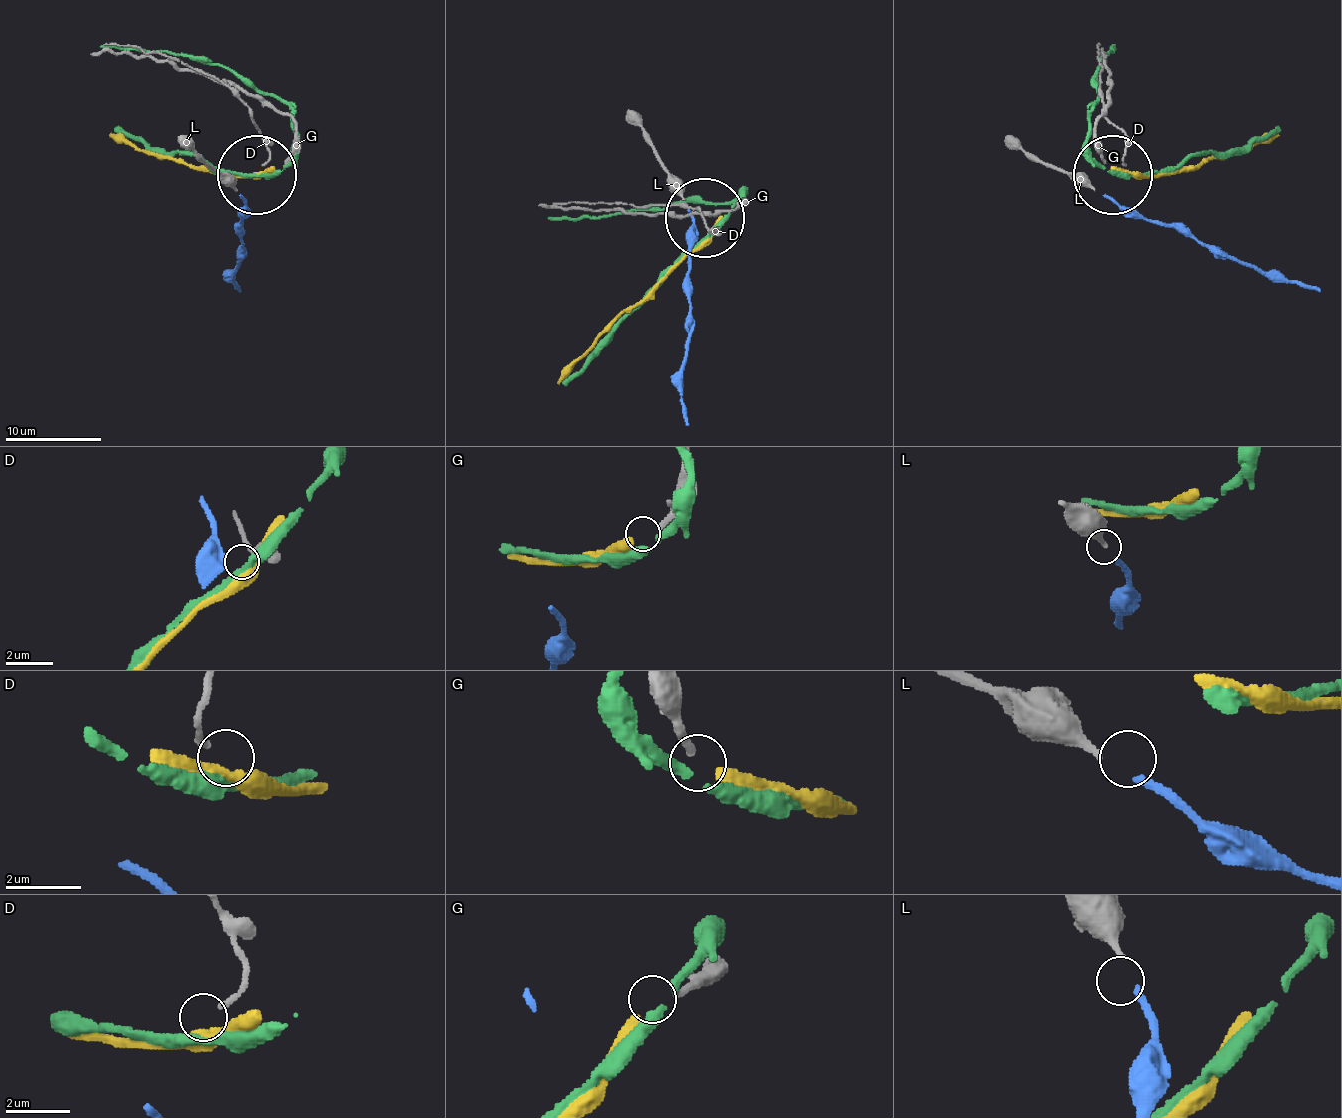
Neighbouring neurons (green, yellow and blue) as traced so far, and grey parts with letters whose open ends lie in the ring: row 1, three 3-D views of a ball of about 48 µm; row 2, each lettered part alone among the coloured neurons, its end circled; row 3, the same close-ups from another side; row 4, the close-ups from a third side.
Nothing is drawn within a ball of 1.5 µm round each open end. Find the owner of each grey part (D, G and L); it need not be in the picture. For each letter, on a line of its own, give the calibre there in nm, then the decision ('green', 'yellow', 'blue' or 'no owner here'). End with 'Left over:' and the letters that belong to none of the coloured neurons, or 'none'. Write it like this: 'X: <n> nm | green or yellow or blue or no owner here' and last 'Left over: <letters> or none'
D: 150 nm | no owner here
G: 240 nm | yellow
L: 240 nm | blue
Left over: D

